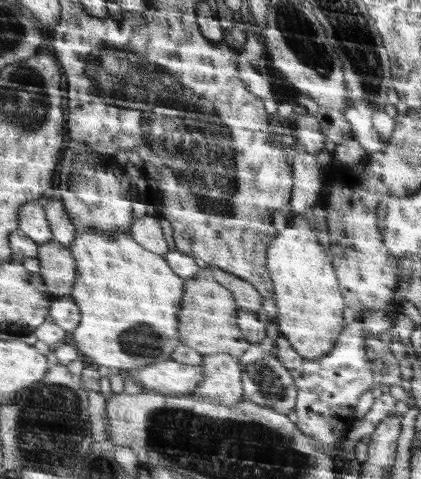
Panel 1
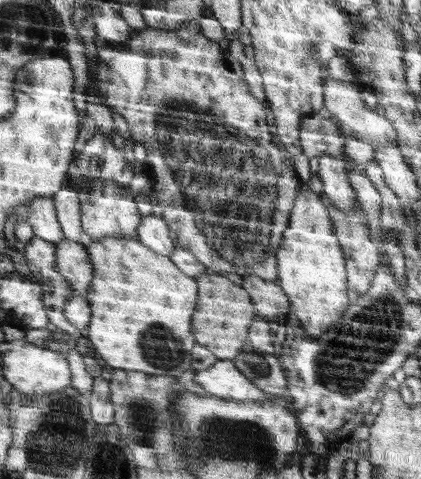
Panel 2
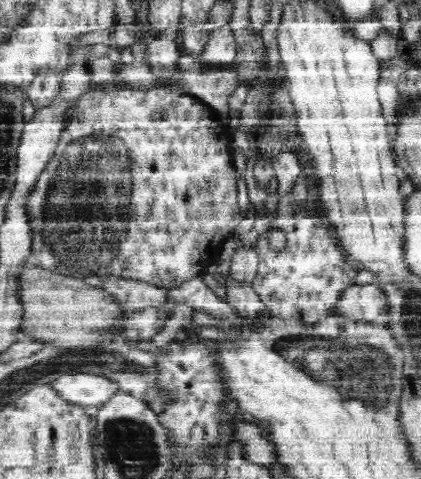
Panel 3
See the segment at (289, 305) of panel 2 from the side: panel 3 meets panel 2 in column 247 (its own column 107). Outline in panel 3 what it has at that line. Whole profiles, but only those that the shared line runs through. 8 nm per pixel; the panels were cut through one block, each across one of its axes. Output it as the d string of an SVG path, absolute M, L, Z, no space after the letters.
M104 276L102 288L114 294L120 304L124 304L124 312L128 312L128 316L142 312L144 308L162 308L166 302L170 302L170 290L152 282Z

